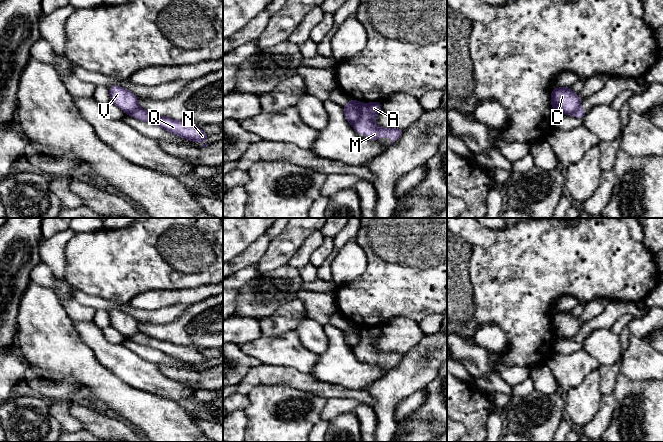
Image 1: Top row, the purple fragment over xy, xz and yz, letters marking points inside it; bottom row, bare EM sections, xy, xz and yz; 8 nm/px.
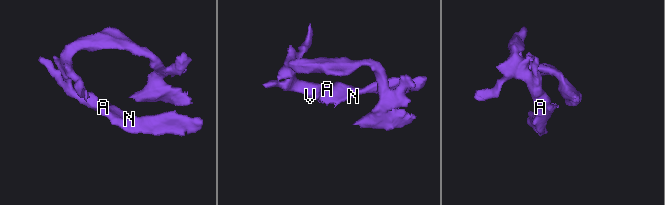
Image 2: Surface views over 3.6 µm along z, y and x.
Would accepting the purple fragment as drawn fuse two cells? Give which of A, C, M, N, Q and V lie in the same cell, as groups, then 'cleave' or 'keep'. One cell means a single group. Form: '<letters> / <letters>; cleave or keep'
A M N Q / C V; cleave

